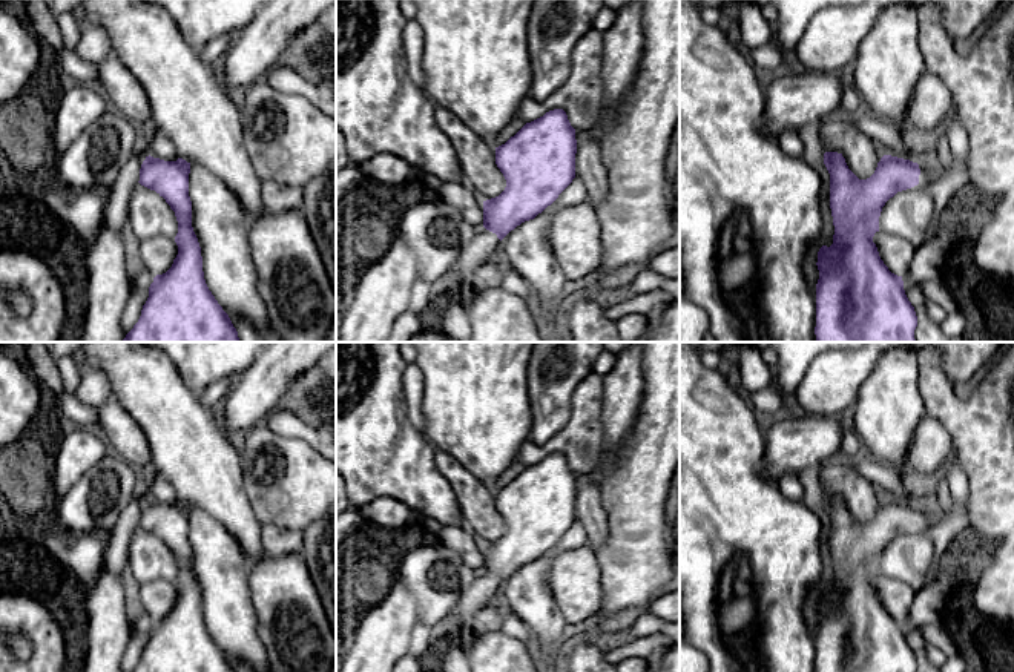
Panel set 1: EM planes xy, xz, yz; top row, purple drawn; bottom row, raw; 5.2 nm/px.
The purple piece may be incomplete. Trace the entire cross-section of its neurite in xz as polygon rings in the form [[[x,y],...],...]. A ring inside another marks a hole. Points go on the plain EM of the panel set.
[[[563,453],[526,466],[495,491],[495,508],[506,531],[499,540],[483,545],[483,571],[449,611],[440,628],[442,637],[472,629],[502,583],[558,542],[575,522],[575,497],[575,473]]]

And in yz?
[[[825,496],[824,508],[830,517],[830,552],[835,578],[830,591],[818,595],[819,623],[816,628],[815,672],[916,672],[917,660],[908,644],[902,620],[888,614],[879,600],[873,580],[879,575],[879,560],[885,546],[897,535],[917,528],[928,531],[934,523],[922,506],[884,499],[874,517],[859,523],[842,497]]]

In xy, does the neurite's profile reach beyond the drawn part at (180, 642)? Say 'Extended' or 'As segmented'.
As segmented

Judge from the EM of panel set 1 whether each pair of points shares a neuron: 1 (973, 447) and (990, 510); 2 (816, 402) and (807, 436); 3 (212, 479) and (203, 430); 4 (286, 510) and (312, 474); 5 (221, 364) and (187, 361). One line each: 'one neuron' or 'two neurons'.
1: one neuron
2: two neurons
3: one neuron
4: one neuron
5: one neuron

